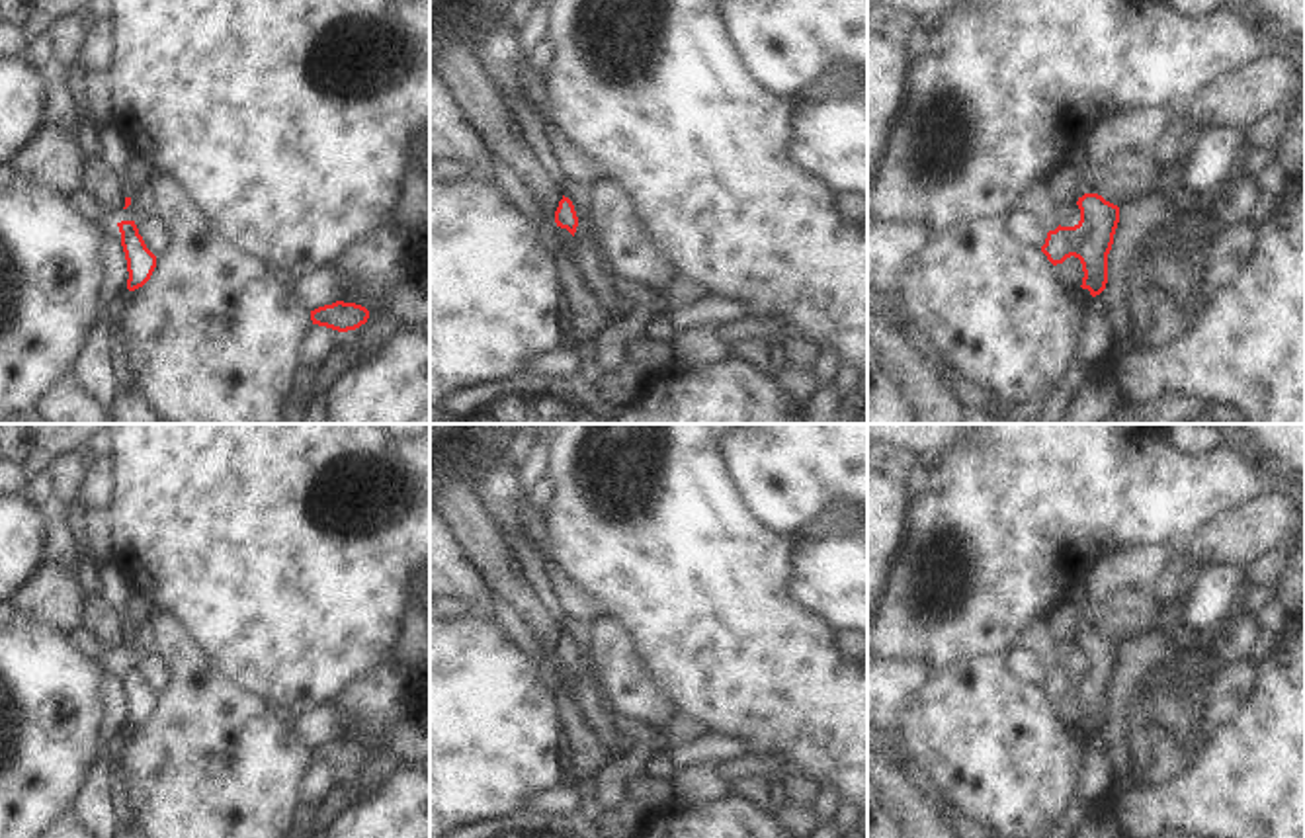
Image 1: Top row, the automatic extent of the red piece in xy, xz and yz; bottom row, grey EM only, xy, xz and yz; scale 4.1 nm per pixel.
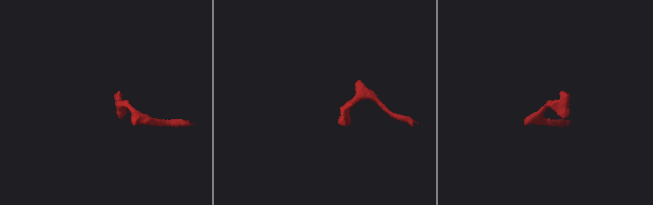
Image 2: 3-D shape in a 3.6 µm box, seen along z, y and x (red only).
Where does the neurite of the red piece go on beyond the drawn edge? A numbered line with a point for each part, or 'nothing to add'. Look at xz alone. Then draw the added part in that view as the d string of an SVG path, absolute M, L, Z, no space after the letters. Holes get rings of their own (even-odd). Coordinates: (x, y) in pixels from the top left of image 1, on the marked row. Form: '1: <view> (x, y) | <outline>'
nothing to add

